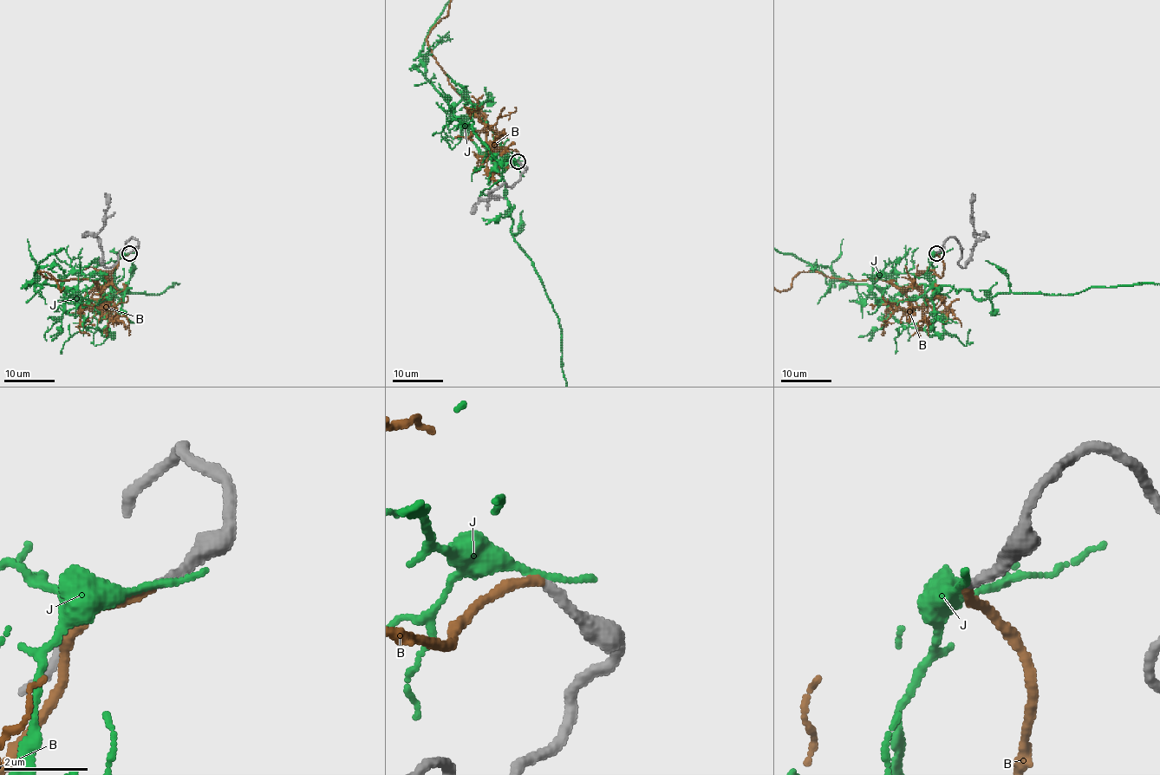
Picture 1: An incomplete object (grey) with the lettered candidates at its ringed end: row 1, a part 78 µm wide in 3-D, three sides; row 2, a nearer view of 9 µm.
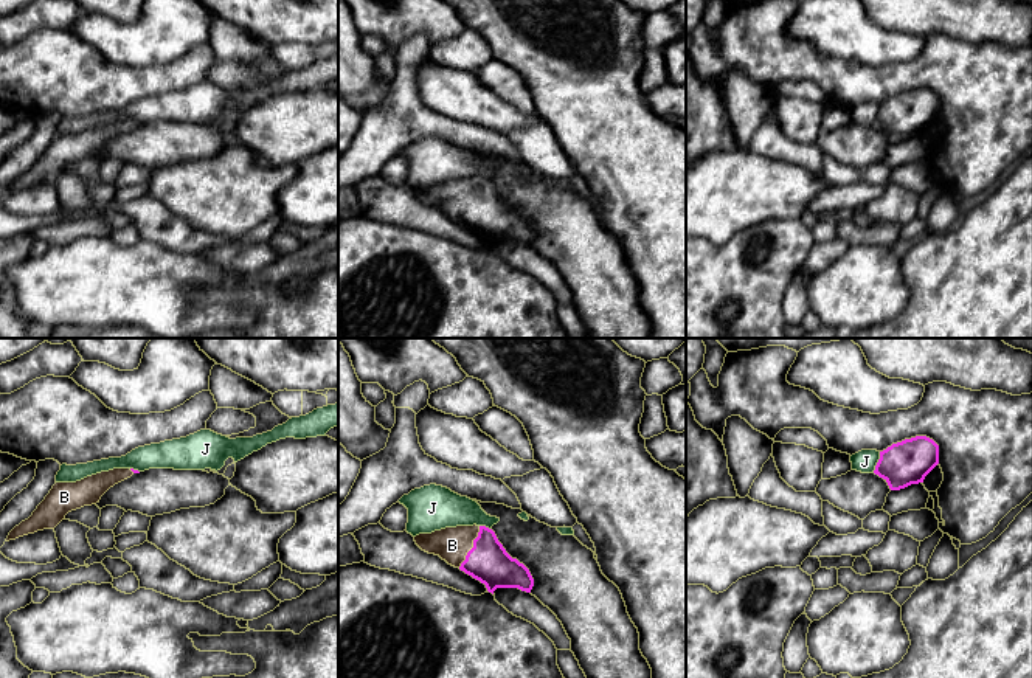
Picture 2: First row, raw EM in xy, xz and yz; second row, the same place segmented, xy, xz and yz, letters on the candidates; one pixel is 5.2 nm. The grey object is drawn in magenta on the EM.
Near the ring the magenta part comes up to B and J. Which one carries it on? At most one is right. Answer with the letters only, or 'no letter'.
B

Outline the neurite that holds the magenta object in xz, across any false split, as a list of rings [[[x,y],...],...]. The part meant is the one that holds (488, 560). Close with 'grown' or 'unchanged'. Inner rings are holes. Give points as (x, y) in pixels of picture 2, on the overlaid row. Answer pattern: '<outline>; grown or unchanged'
[[[486,526],[445,528],[419,534],[414,541],[422,551],[439,555],[448,565],[484,583],[492,594],[497,588],[531,593],[534,586],[529,569],[512,559],[495,532]]]; grown

